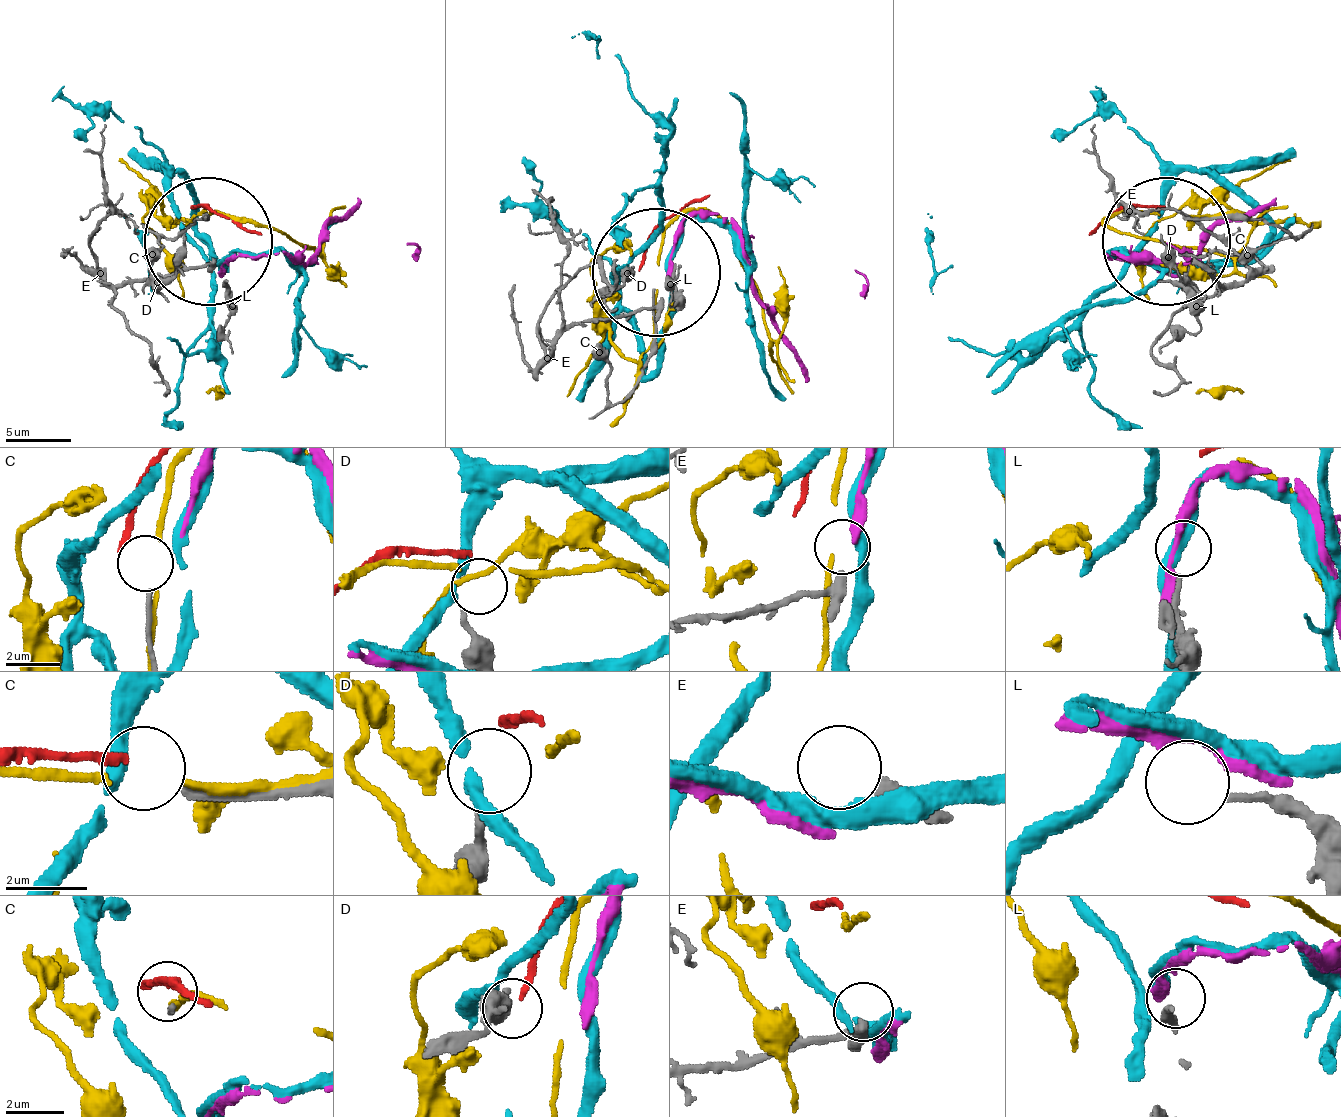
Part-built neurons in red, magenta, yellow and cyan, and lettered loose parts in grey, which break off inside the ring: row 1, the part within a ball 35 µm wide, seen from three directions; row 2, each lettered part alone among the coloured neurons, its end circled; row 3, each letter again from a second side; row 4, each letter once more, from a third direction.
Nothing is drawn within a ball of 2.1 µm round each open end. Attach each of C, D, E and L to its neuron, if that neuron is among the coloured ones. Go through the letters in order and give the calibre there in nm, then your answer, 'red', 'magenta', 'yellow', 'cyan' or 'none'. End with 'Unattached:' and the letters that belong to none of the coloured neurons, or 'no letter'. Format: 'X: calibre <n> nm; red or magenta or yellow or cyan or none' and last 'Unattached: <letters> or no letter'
C: calibre 190 nm; none
D: calibre 200 nm; none
E: calibre 280 nm; none
L: calibre 170 nm; none
Unattached: C, D, E, L

